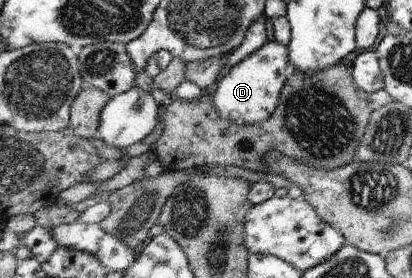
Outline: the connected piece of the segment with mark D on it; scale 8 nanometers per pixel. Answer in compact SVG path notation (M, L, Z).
M269 41L264 47L237 63L213 87L212 103L217 114L222 115L223 119L234 121L240 125L266 121L278 107L278 99L280 99L280 91L282 91L284 83L294 73L294 69L289 64L288 53L287 46Z

